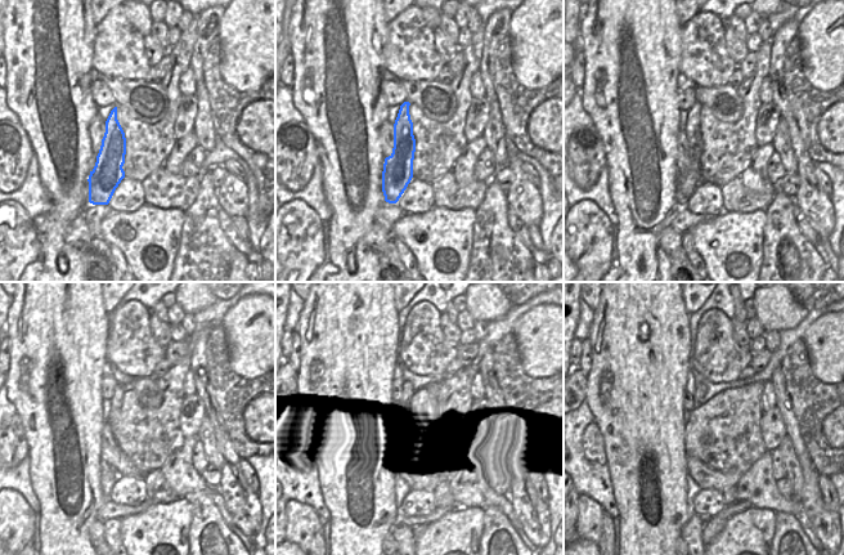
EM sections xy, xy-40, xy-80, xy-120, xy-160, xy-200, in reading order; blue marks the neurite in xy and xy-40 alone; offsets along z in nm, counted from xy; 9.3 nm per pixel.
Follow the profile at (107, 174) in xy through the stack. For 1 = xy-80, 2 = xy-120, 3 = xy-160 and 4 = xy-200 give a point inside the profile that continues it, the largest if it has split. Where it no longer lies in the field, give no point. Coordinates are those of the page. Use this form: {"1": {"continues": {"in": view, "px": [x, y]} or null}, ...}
{"1": {"continues": {"in": "xy-80", "px": [688, 175]}}, "2": {"continues": {"in": "xy-120", "px": [116, 402]}}, "3": {"continues": {"in": "xy-160", "px": [409, 390]}}, "4": {"continues": {"in": "xy-200", "px": [701, 389]}}}

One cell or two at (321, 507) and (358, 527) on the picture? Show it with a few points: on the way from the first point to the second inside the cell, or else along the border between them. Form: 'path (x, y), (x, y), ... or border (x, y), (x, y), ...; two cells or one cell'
border (321, 482), (321, 493), (330, 519); two cells

